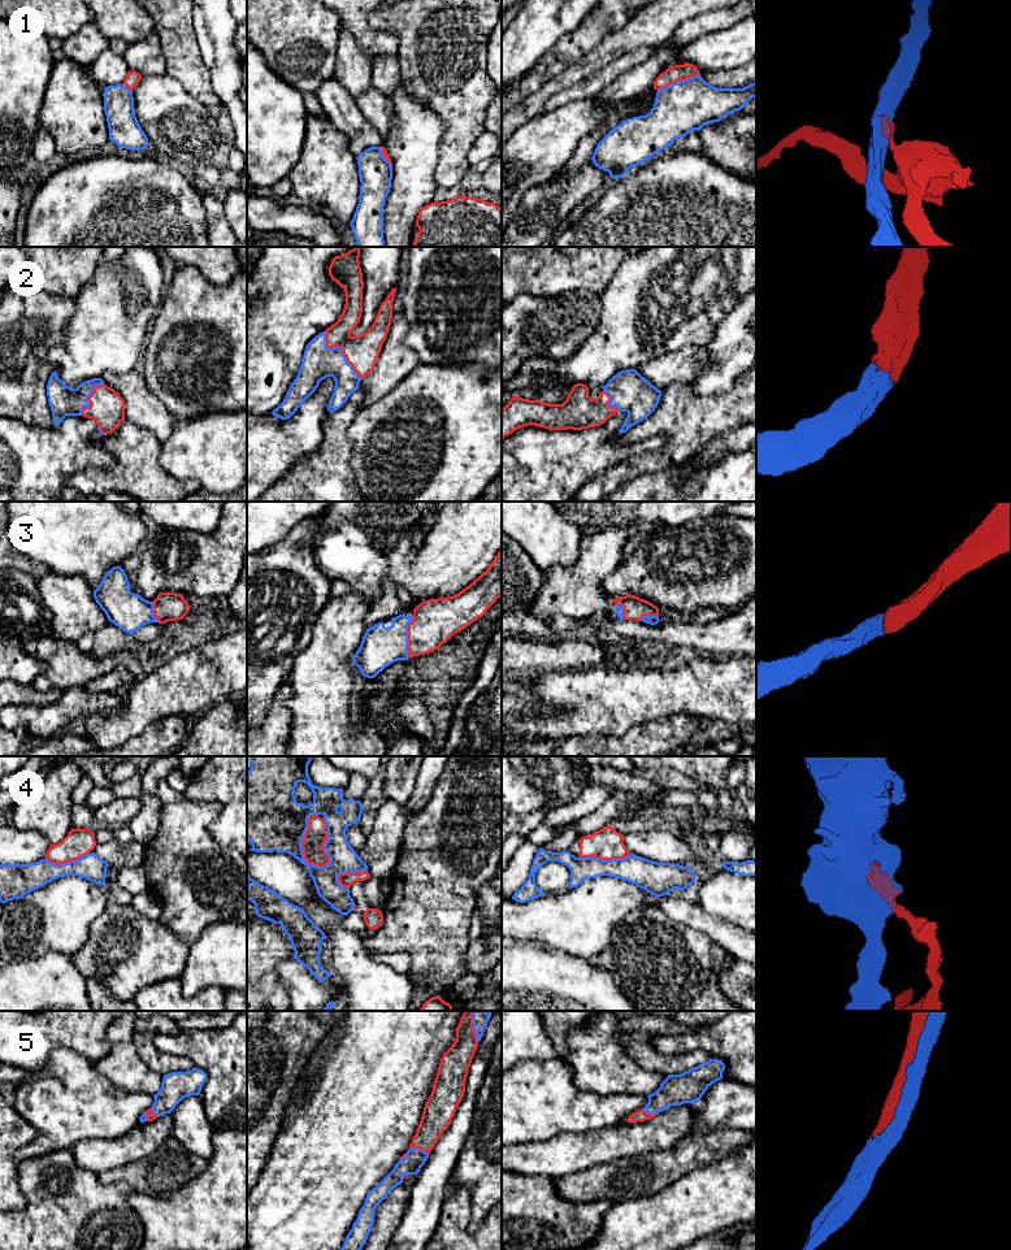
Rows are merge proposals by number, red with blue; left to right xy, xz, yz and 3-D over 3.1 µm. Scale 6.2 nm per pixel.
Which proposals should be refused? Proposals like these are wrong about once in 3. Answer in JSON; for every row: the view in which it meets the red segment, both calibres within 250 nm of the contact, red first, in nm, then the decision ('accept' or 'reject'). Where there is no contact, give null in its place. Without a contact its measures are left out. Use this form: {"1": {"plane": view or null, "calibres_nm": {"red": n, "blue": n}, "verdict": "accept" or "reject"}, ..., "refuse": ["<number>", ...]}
{"1": {"plane": "yz", "calibres_nm": {"red": 110, "blue": 320}, "verdict": "reject"}, "2": {"plane": "xz", "calibres_nm": {"red": 200, "blue": 200}, "verdict": "accept"}, "3": {"plane": "xz", "calibres_nm": {"red": 280, "blue": 240}, "verdict": "accept"}, "4": {"plane": "xz", "calibres_nm": {"red": 140, "blue": 380}, "verdict": "reject"}, "5": {"plane": "xz", "calibres_nm": {"red": 190, "blue": 120}, "verdict": "accept"}, "refuse": ["1", "4"]}

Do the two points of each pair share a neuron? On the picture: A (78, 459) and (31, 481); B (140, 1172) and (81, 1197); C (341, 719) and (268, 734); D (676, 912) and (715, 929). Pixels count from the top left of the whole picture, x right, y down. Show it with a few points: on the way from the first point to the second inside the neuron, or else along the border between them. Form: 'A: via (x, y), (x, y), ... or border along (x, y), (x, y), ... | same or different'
A: via (66, 459), (53, 459), (43, 469) | same
B: border along (96, 1173), (103, 1183), (116, 1184) | different
C: border along (289, 699), (283, 703), (291, 714), (287, 742) | different
D: via (685, 912), (706, 923) | same

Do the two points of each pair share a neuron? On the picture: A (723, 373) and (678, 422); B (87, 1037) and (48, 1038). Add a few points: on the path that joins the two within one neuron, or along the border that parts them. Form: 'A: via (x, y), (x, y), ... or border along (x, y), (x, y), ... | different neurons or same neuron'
A: border along (690, 383), (699, 395), (719, 395), (733, 387) | different neurons
B: via (78, 1037), (57, 1037) | same neuron

